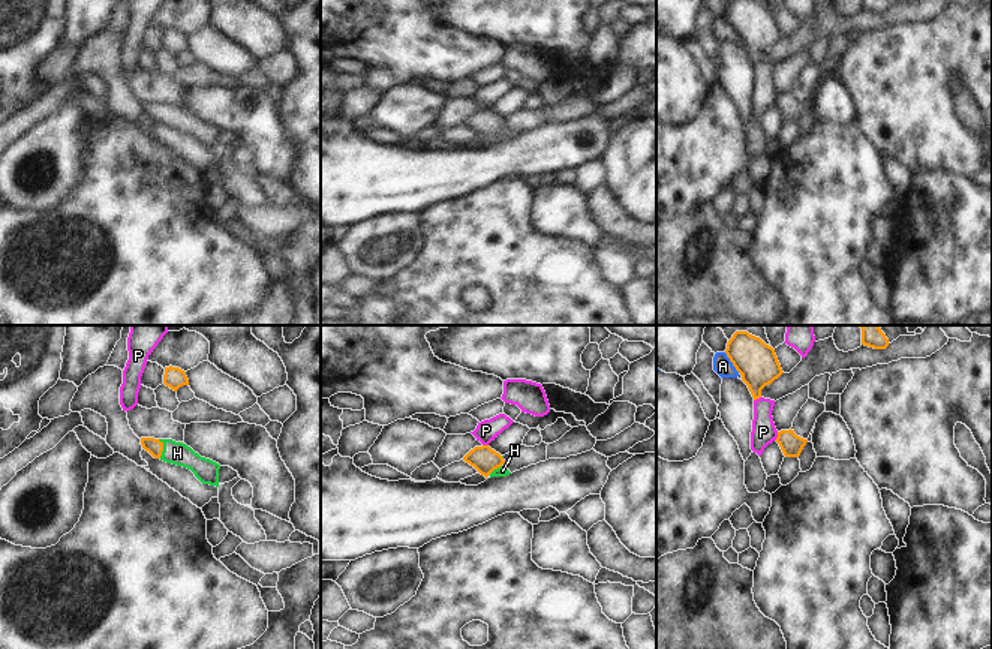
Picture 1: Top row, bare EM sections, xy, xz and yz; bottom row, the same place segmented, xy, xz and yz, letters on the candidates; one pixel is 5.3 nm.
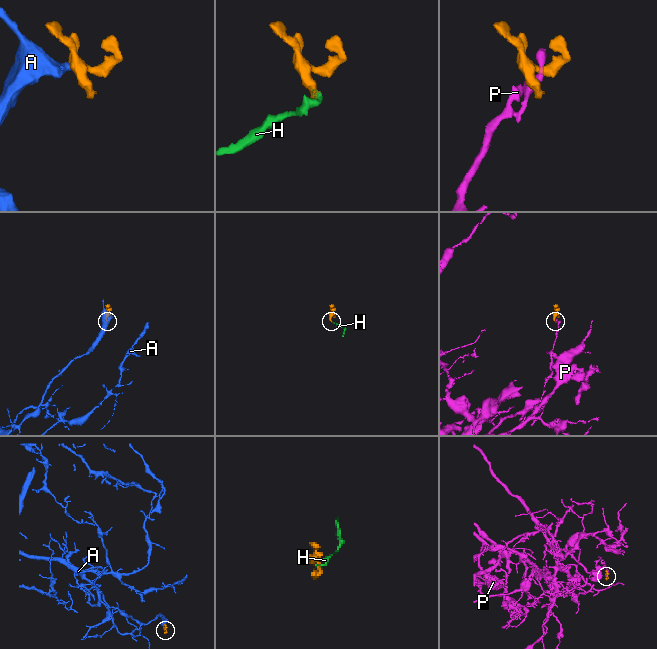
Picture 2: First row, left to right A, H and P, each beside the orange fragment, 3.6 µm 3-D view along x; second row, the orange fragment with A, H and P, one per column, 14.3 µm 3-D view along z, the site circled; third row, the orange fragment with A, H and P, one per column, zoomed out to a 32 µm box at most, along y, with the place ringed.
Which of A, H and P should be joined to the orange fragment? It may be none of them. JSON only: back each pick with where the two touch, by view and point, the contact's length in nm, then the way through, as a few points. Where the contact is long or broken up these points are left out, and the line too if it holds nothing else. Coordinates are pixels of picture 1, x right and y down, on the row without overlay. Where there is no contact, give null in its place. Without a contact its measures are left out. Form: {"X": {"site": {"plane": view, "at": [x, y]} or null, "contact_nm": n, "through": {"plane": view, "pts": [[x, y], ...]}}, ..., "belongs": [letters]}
{"H": {"site": {"plane": "xy", "at": [162, 113]}, "contact_nm": 110, "through": {"plane": "xy", "pts": [[155, 111], [162, 113], [177, 117]]}}, "belongs": ["H"]}

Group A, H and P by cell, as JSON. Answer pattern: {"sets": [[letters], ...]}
{"sets": [["A"], ["H"], ["P"]]}

